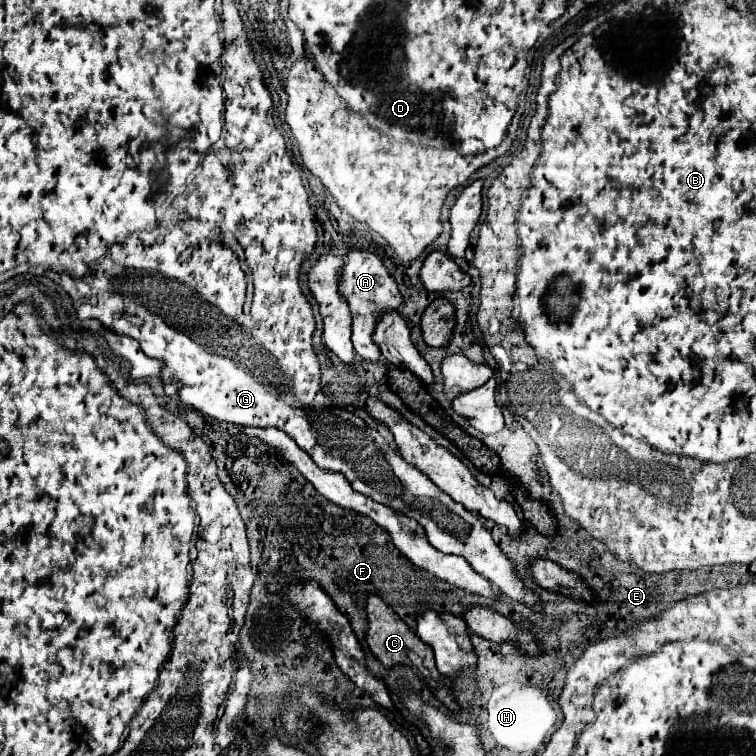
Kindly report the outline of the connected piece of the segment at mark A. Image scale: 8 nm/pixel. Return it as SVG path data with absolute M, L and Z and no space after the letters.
M352 249L344 261L346 261L344 281L340 281L340 291L348 299L348 305L352 311L352 343L354 343L354 349L362 359L380 361L382 353L378 351L378 345L374 345L374 341L372 341L374 325L378 323L378 317L382 317L382 313L400 311L404 305L404 299L398 291L394 277L386 271L384 263L374 253Z

